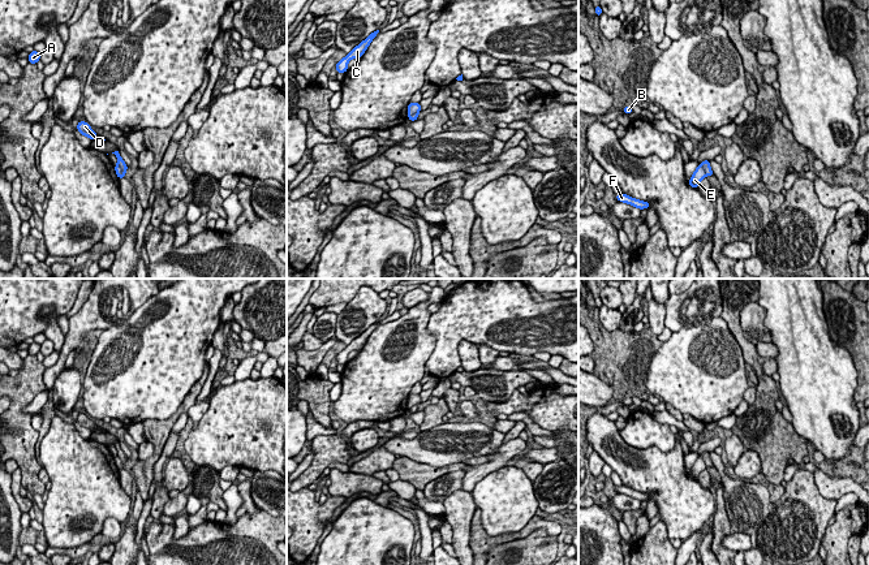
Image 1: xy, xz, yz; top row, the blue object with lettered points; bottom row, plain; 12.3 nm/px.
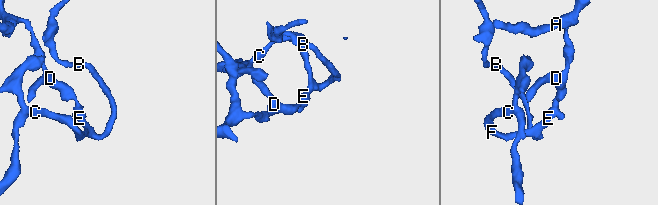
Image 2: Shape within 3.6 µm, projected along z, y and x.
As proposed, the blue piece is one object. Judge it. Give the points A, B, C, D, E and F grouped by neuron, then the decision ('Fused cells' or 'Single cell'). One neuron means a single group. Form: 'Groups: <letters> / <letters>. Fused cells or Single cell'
Groups: A D / B C E F. Fused cells

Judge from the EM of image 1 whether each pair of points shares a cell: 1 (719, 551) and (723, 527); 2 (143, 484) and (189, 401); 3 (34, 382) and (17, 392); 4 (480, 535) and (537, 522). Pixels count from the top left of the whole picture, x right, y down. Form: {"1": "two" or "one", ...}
{"1": "one", "2": "one", "3": "one", "4": "one"}

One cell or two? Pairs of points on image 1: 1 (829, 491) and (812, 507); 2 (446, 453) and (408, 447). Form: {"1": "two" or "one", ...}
{"1": "two", "2": "one"}

